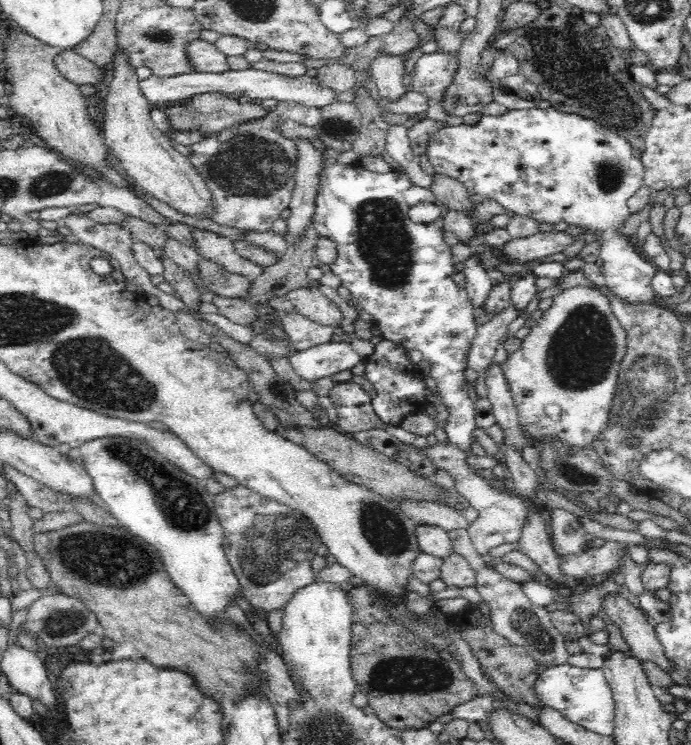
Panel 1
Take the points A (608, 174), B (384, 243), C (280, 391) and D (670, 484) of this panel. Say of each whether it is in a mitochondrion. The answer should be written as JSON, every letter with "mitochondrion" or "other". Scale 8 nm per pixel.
{"A":"mitochondrion","B":"mitochondrion","C":"mitochondrion","D":"other"}

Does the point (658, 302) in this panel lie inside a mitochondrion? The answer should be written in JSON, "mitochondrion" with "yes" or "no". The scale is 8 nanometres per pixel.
{"mitochondrion":"no"}

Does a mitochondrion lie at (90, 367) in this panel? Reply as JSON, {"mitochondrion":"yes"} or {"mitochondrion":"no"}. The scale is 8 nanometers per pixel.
{"mitochondrion":"yes"}

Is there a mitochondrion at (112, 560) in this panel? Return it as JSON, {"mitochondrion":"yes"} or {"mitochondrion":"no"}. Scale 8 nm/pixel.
{"mitochondrion":"yes"}

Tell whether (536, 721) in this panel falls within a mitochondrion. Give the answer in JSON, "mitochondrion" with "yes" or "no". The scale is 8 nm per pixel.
{"mitochondrion":"no"}

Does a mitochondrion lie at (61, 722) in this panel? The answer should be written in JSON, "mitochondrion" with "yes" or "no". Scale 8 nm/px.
{"mitochondrion":"no"}

